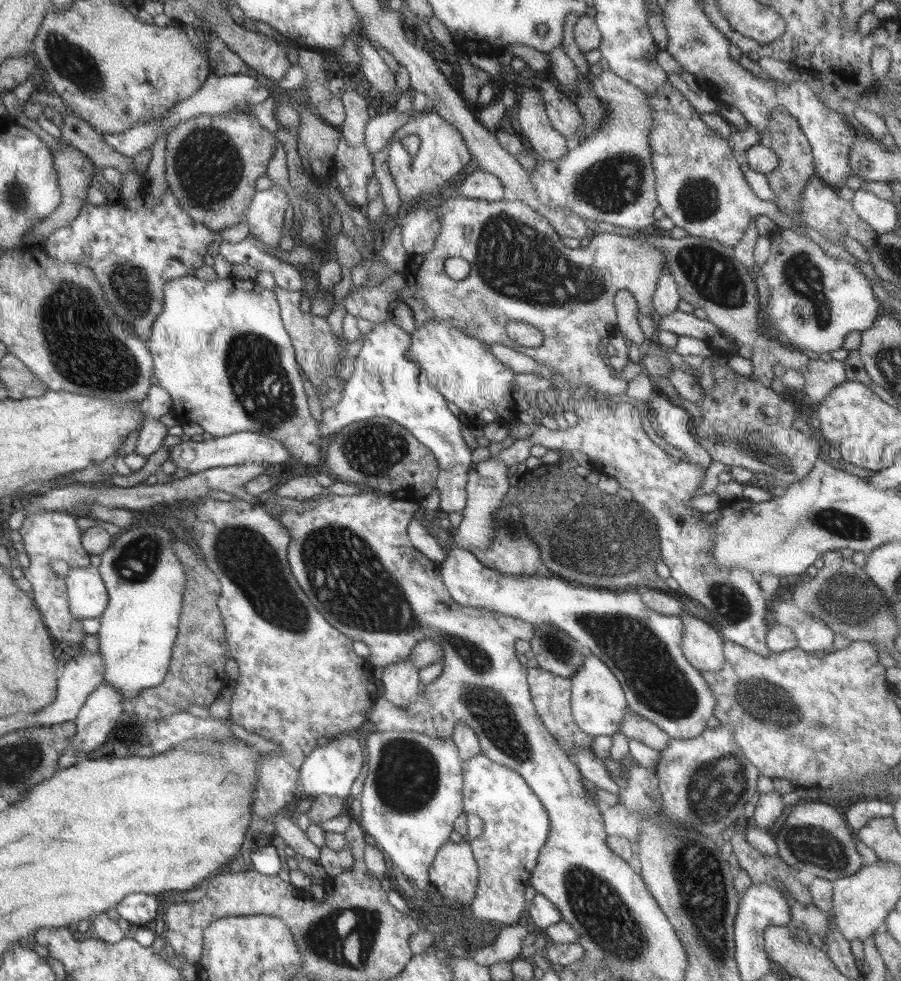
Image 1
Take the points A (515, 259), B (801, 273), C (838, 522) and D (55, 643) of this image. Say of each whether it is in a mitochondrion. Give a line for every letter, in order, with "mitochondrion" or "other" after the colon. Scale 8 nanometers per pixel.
A: mitochondrion
B: mitochondrion
C: mitochondrion
D: other

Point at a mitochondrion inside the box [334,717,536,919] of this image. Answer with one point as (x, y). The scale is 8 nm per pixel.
(407, 778)

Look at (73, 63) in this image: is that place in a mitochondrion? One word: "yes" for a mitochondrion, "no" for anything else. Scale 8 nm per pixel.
yes

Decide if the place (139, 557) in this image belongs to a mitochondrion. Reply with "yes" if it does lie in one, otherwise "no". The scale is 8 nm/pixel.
yes

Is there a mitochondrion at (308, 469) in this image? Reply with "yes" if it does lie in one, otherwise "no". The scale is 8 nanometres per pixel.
no

